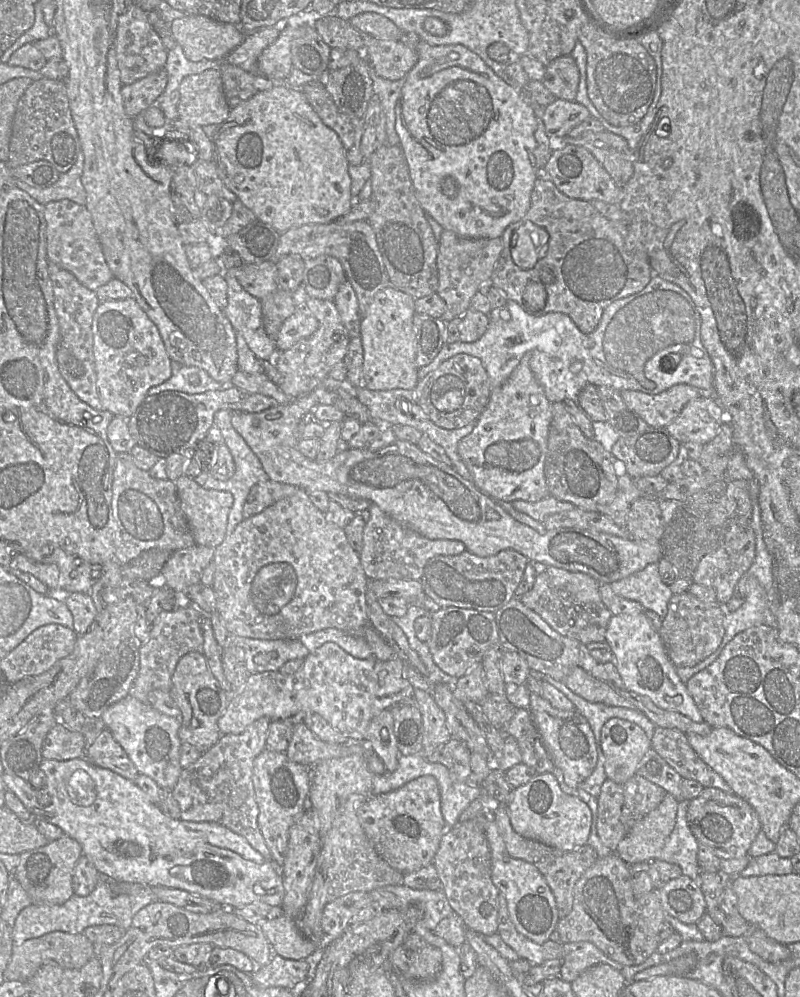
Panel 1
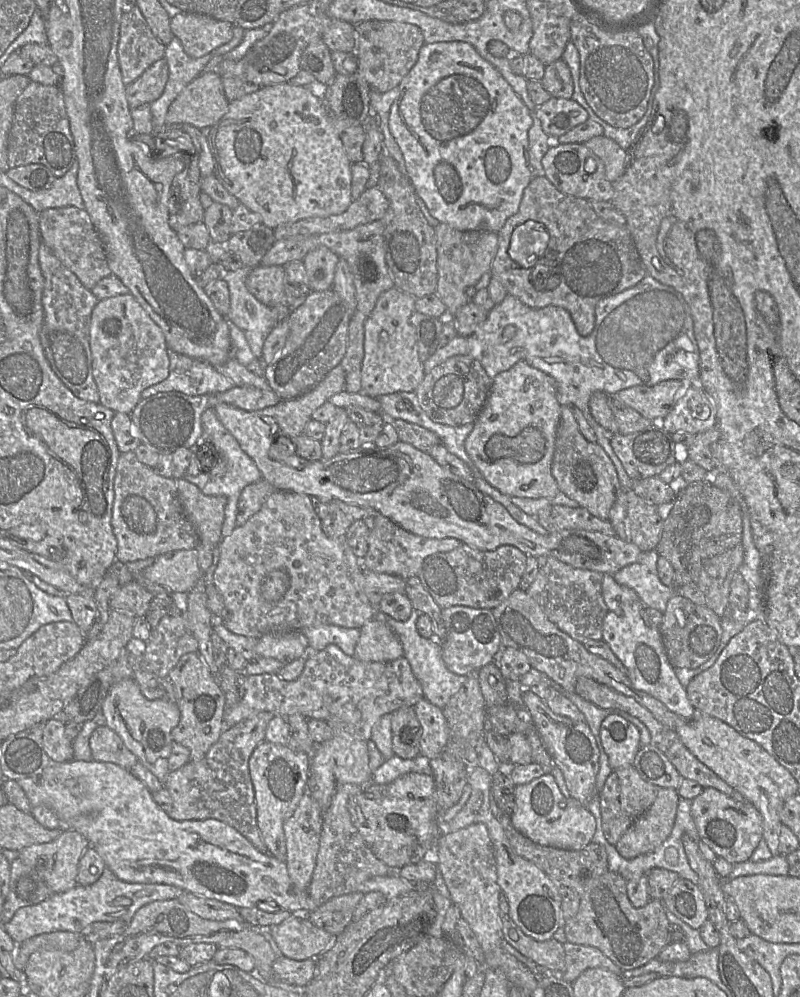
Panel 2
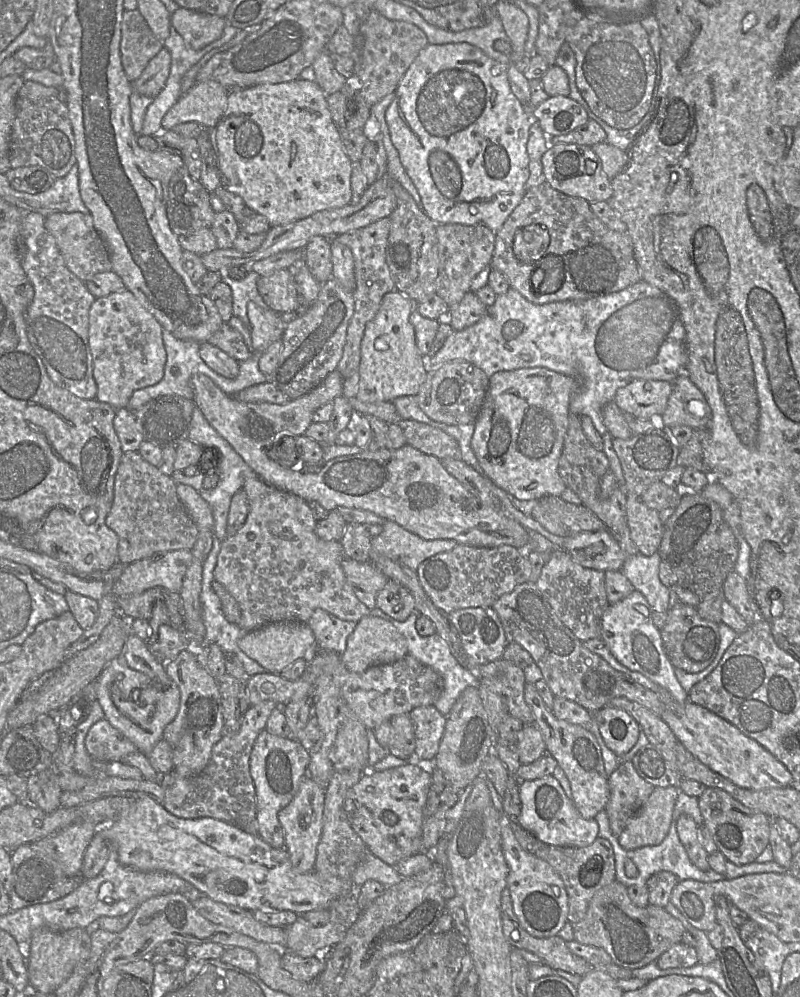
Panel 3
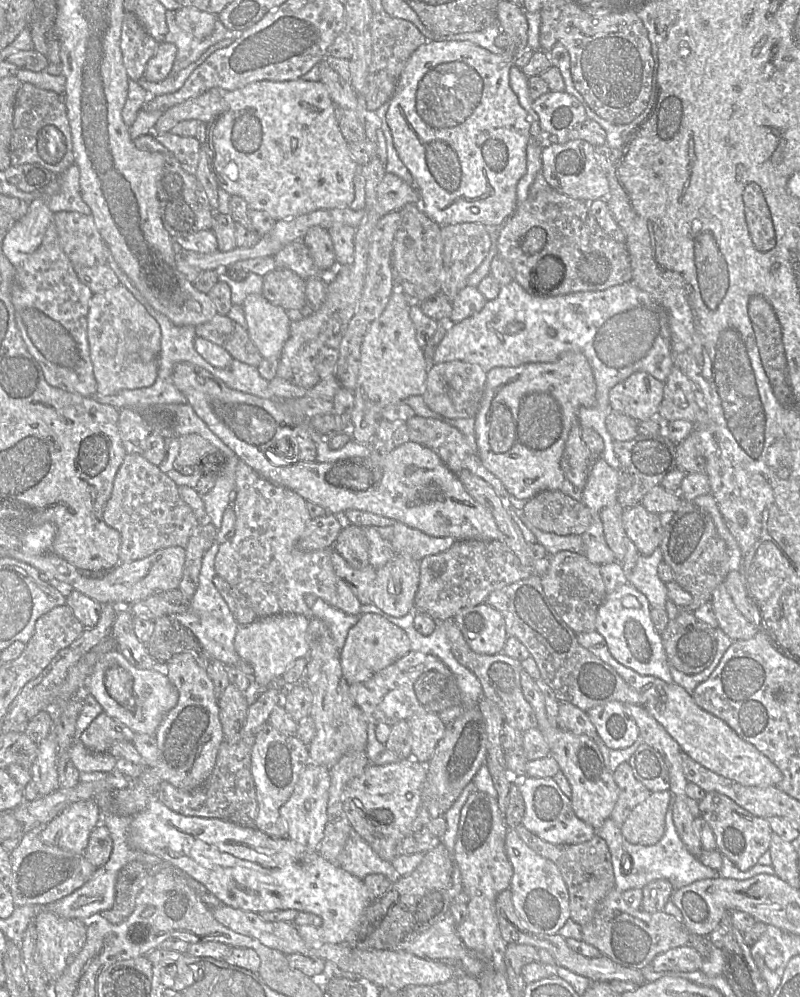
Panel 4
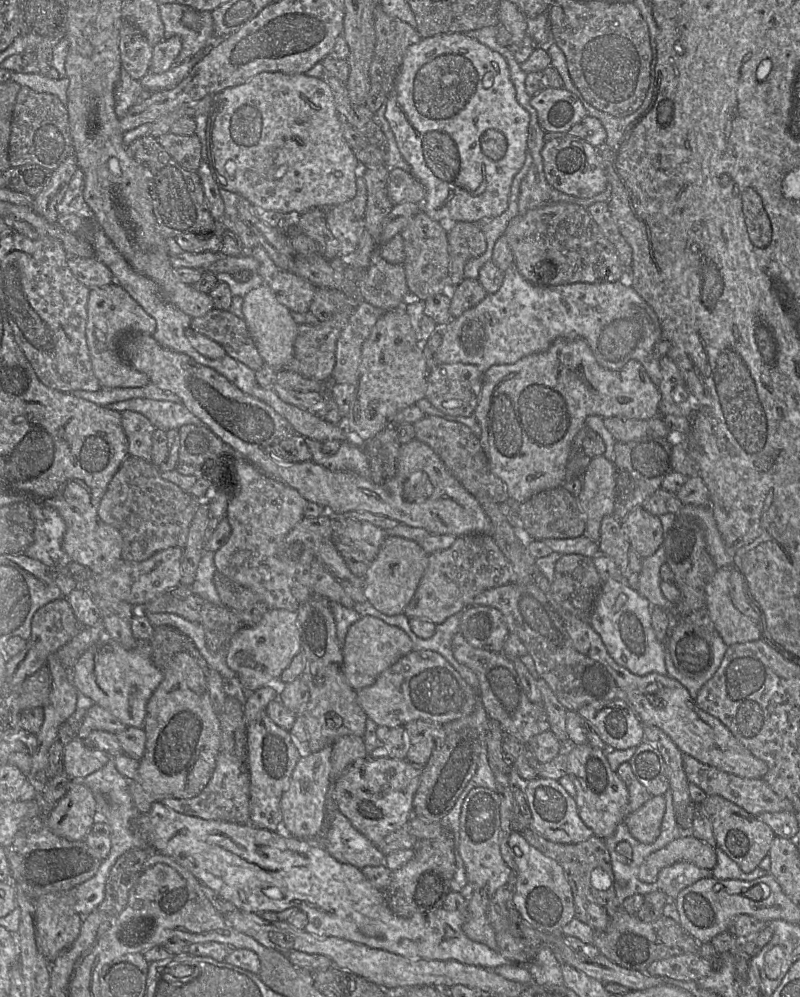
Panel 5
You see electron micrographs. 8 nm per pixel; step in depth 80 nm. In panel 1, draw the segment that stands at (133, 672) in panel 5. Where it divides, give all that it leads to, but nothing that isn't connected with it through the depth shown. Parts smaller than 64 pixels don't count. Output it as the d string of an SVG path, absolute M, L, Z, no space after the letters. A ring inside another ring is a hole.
M130 695L110 705L100 718L105 728L125 750L139 774L149 776L166 792L171 792L183 769L180 765L182 742L178 736L180 719L165 715L149 703L143 703Z

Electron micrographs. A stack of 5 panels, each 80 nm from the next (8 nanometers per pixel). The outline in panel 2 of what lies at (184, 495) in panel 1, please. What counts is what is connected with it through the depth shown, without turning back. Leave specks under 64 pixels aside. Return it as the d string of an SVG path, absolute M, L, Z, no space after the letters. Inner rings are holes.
M183 478L176 480L176 483L180 502L199 541L213 546L219 544L227 498L204 495L196 485Z

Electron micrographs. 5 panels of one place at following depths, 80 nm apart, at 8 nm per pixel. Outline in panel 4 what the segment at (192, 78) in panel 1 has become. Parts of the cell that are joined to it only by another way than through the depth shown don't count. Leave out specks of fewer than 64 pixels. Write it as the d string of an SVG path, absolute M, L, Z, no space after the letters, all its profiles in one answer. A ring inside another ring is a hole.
M212 88L196 98L169 108L157 120L153 134L170 132L174 126L185 120L211 123L223 110L223 93L218 88Z

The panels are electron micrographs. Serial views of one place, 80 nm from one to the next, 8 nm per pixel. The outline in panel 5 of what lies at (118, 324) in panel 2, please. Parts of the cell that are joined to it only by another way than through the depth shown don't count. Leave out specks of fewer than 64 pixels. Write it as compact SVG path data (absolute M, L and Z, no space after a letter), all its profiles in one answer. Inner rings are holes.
M116 282L108 286L89 288L86 321L86 341L92 369L101 388L137 388L149 384L149 377L123 360L119 343L129 334L153 335L156 321Z

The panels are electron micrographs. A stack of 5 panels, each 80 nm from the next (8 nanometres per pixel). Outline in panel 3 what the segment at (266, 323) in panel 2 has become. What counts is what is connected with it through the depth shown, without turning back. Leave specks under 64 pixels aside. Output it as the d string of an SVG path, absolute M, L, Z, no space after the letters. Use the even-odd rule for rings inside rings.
M250 271L242 280L234 280L224 274L222 281L232 290L233 316L238 317L250 330L250 321L247 315L247 304L249 301L255 302L259 307L270 310L268 305L258 292L257 282L261 276Z

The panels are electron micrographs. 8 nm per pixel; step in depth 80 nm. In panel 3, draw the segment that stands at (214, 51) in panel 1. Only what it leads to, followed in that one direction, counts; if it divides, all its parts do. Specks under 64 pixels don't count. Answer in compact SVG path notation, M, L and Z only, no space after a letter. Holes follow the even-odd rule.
M179 7L171 15L171 25L186 45L200 50L219 39L227 24L225 18Z

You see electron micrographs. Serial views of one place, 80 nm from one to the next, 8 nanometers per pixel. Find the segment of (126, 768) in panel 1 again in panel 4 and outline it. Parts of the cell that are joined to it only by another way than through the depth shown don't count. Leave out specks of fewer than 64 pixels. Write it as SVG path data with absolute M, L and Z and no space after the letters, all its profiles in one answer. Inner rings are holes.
M104 711L81 734L80 741L94 752L108 752L116 741L131 742L134 733L123 723L111 718Z

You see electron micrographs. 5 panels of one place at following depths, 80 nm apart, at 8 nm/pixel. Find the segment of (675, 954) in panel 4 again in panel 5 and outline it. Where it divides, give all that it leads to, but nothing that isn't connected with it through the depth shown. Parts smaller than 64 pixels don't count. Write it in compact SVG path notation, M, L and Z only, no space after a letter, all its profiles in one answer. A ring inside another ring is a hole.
M681 954L652 962L646 969L650 976L666 976L676 980L698 981L715 973L699 954Z

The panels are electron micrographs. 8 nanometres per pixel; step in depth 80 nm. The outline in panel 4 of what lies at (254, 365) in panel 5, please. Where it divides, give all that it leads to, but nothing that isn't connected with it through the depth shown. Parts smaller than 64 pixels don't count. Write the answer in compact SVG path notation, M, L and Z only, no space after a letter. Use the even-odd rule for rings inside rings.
M216 314L210 321L195 326L197 337L224 348L232 358L258 367L263 360L248 331L229 316Z

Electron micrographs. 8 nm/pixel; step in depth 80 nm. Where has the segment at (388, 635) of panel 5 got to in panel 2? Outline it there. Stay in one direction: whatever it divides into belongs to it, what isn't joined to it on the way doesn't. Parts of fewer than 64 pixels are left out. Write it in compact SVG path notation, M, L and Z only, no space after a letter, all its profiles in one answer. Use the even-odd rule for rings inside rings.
M371 619L360 628L353 657L362 662L388 662L402 657L404 650L394 631L381 619Z

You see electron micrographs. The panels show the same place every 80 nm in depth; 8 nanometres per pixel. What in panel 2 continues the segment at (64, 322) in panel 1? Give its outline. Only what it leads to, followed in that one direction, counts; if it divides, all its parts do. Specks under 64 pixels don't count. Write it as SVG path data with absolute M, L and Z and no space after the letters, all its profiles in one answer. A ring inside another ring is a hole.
M43 242L39 247L38 261L44 278L42 292L44 318L39 337L45 357L53 372L75 396L99 403L89 344L91 313L98 300Z

